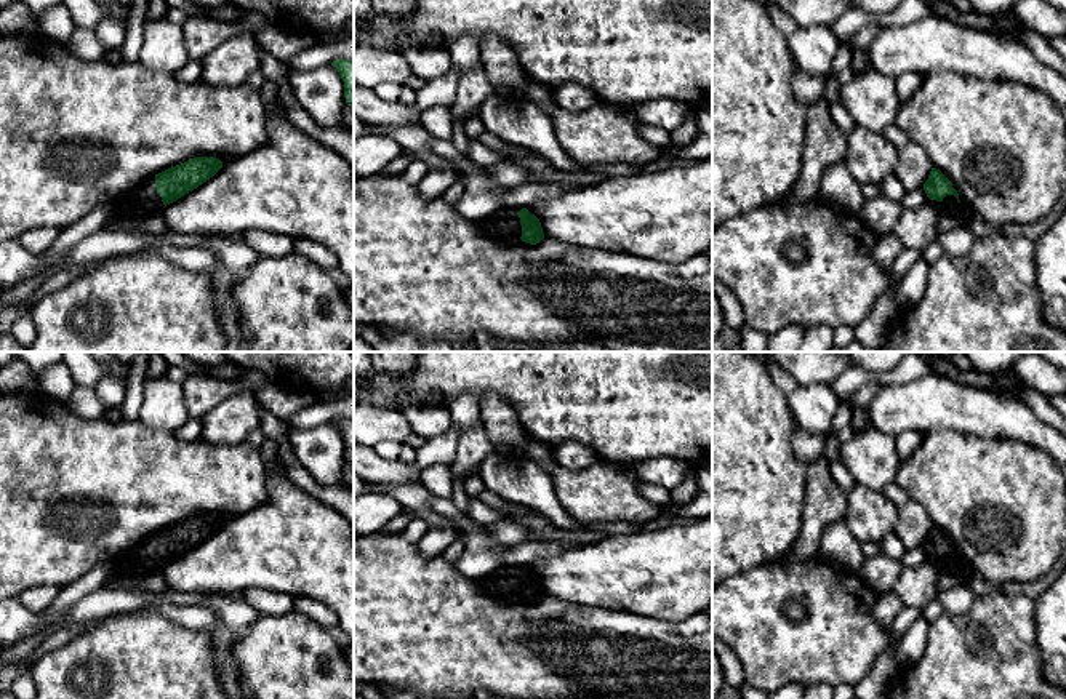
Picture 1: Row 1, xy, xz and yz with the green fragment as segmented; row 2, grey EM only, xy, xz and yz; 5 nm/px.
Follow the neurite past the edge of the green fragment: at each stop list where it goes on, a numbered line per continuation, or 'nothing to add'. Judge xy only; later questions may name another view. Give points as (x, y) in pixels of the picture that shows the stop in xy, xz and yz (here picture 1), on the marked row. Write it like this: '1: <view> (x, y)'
1: xy (143, 200)

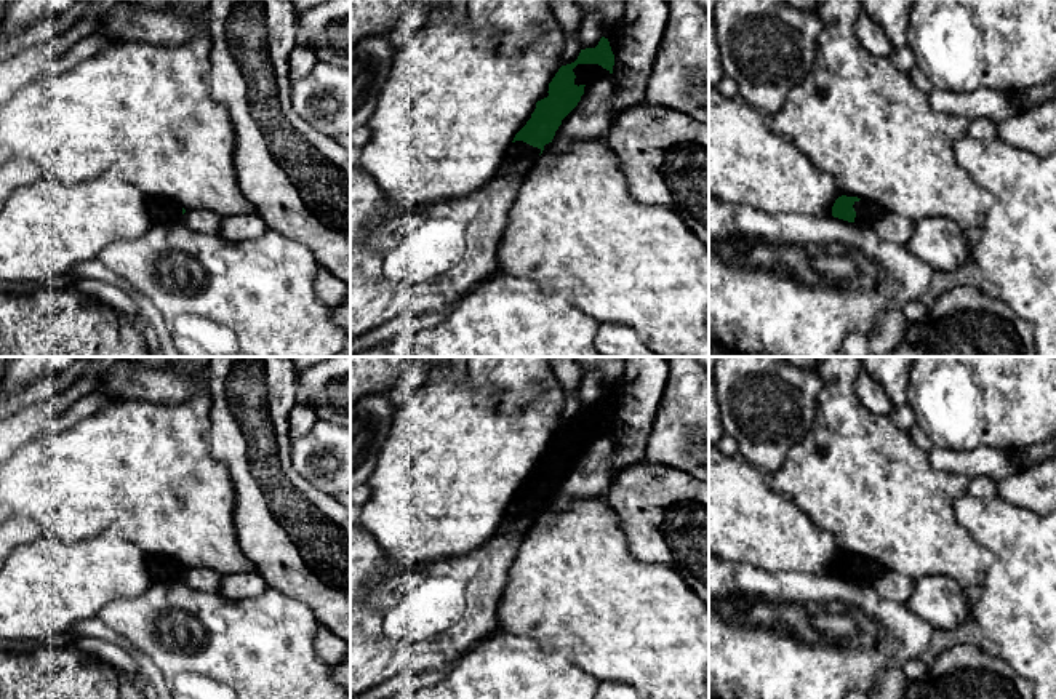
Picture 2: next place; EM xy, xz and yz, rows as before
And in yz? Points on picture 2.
1: yz (868, 211)

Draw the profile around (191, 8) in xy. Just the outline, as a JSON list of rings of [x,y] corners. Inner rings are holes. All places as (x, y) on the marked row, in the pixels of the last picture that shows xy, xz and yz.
[[[128,0],[130,3],[146,6],[152,11],[166,11],[173,14],[184,13],[187,19],[203,14],[206,18],[206,10],[210,0]]]

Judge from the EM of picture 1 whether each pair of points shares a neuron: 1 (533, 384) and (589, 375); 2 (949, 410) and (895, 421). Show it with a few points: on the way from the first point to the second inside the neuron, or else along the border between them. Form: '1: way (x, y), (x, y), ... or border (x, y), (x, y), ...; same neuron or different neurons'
1: way (548, 375), (575, 375); same neuron
2: way (937, 410), (908, 410); same neuron

